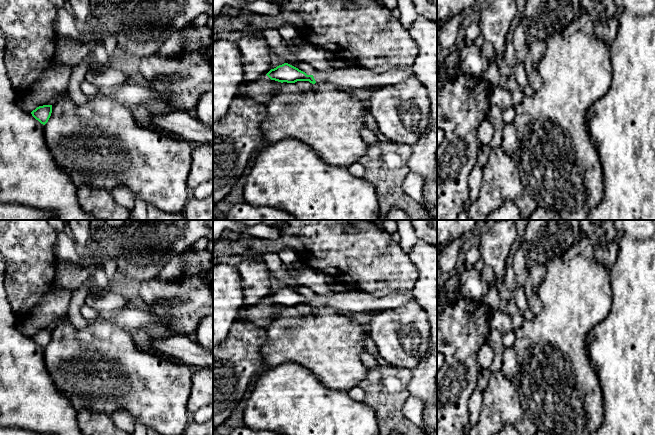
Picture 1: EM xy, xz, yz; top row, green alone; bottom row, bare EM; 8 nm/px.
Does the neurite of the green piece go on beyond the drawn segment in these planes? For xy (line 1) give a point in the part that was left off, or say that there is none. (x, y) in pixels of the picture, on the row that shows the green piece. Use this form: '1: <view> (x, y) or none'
1: none

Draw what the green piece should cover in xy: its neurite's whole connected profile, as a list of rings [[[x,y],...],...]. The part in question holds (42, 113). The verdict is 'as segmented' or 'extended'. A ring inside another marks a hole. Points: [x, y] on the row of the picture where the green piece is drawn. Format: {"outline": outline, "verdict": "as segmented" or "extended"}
{"outline": [[[52,105],[39,106],[31,112],[32,116],[43,125],[45,125],[48,122],[51,113]]], "verdict": "as segmented"}

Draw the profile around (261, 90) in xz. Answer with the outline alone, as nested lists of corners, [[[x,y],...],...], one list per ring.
[[[266,74],[252,82],[244,82],[237,91],[236,97],[252,99],[260,104],[267,104],[279,90],[281,82],[271,80]]]

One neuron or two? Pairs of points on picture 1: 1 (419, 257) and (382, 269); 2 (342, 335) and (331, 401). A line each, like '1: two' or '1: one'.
1: two
2: two

